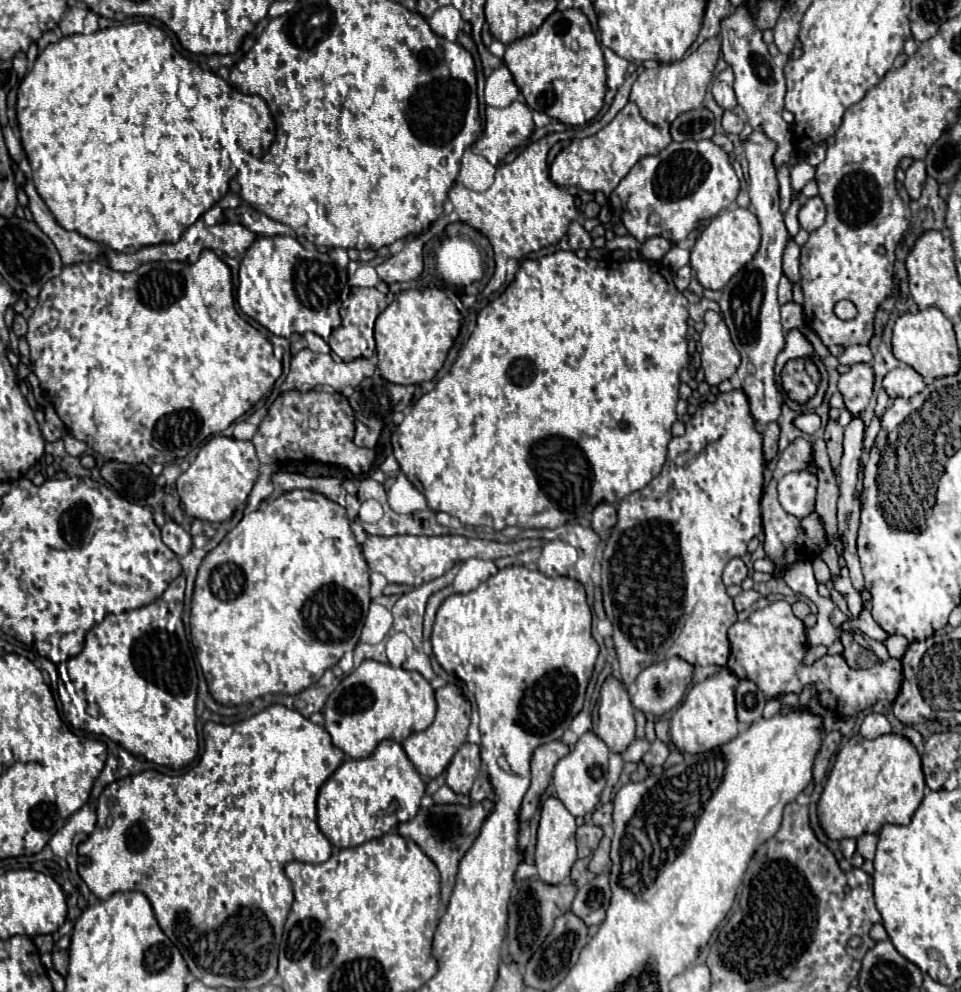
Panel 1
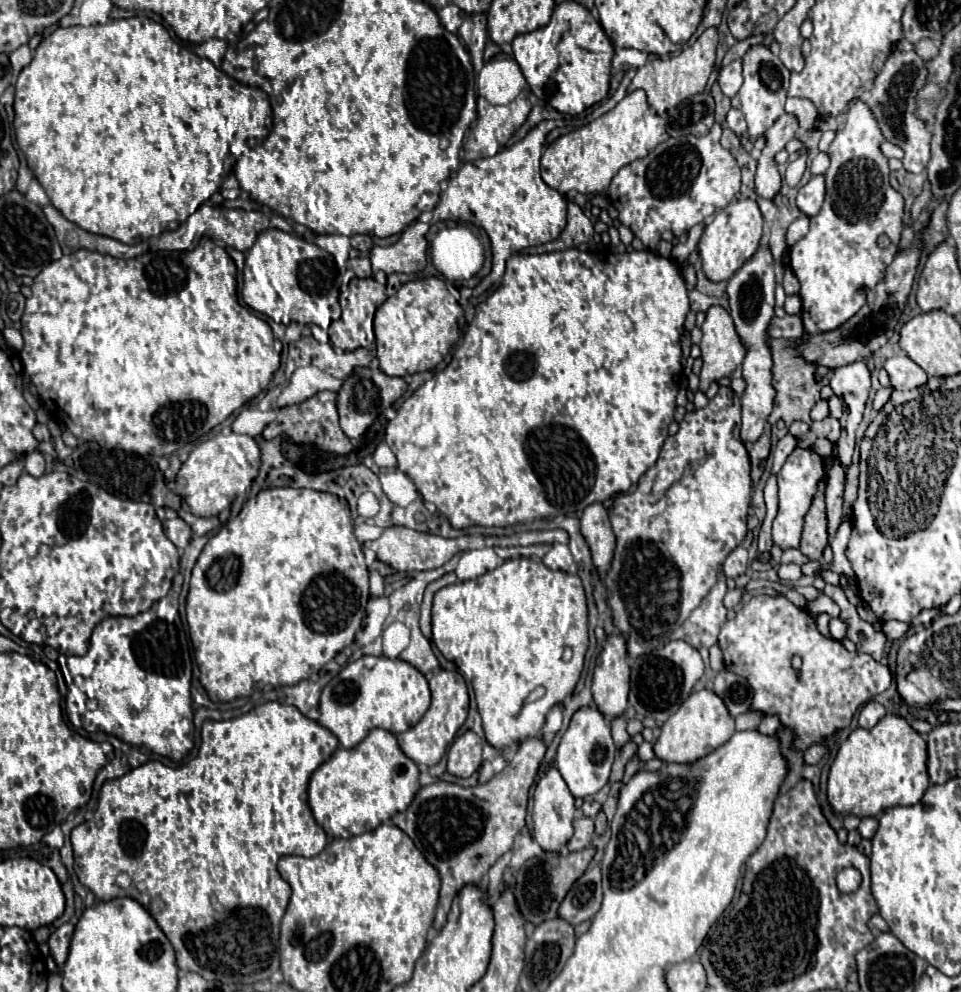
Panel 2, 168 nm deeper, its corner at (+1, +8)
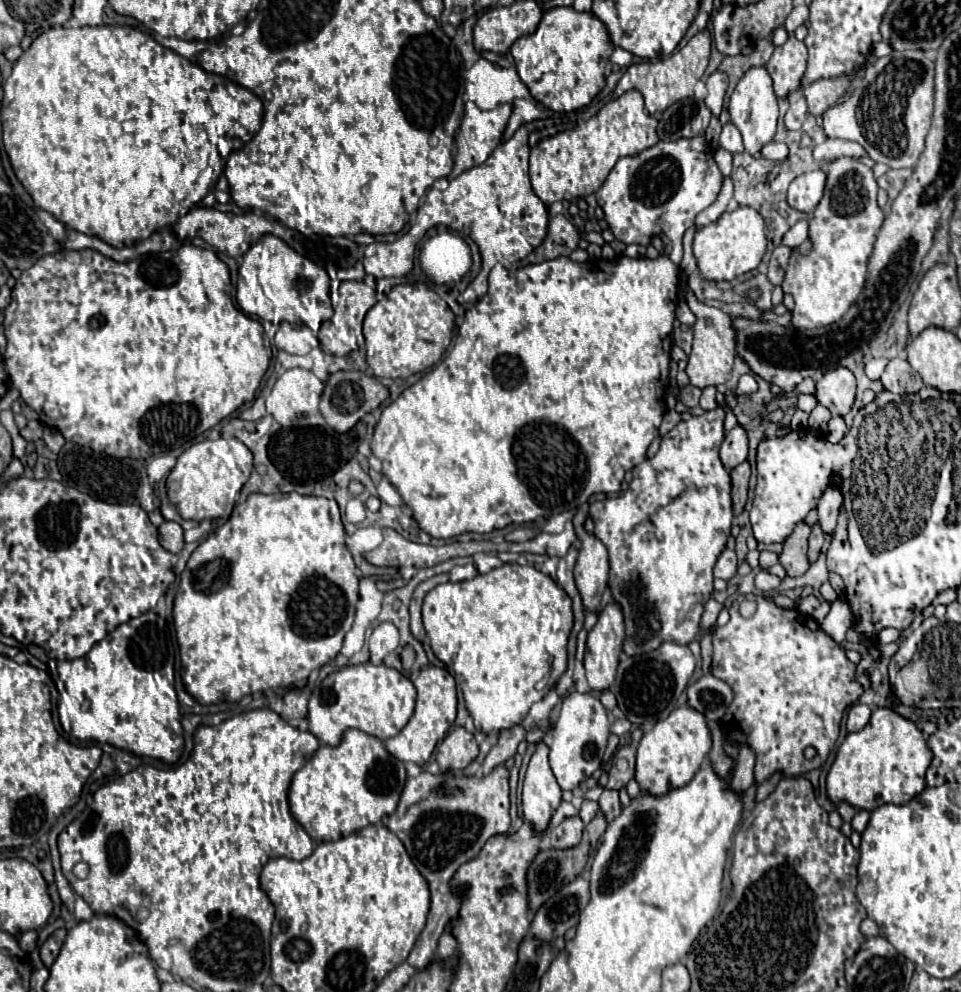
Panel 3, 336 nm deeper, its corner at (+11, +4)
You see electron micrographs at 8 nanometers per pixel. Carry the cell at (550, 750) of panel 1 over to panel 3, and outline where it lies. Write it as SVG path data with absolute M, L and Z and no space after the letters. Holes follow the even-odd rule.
M500 765L496 767L488 777L456 777L452 773L438 773L432 775L428 771L422 771L418 777L408 777L406 787L402 791L398 809L396 809L396 817L400 821L400 833L398 839L404 843L410 859L414 861L416 869L426 877L428 885L430 885L430 893L432 893L432 907L428 913L428 921L424 931L420 933L408 963L416 969L424 969L436 955L436 943L438 937L444 933L444 927L450 923L452 917L458 915L458 909L462 905L462 887L452 887L452 877L458 871L460 865L464 865L466 861L474 859L482 845L498 835L498 833L508 833L510 829L510 785L508 785L508 767Z

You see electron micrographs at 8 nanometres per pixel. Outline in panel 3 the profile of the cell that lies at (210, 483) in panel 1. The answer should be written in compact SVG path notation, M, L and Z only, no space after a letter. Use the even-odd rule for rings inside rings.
M220 424L196 438L180 457L166 479L167 496L184 519L228 518L239 498L242 485L252 473L252 453L236 437L220 436Z

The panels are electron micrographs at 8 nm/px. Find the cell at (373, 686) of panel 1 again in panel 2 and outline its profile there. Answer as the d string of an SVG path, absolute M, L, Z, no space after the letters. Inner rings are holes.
M360 657L346 665L322 689L318 723L330 729L342 747L358 745L370 729L386 729L392 735L404 733L428 711L430 689L426 677L412 665L388 657Z

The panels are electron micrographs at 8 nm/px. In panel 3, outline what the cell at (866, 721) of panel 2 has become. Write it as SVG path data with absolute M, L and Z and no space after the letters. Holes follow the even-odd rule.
M860 703L852 705L848 711L848 723L846 723L848 731L860 731L868 723L870 715L872 715L872 709L868 705L860 705Z

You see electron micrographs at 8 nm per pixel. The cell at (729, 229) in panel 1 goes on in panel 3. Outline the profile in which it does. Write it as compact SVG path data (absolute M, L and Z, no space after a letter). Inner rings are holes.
M738 207L736 211L726 211L716 223L698 229L694 235L694 257L706 281L732 281L736 275L756 269L764 251L764 219L752 207Z

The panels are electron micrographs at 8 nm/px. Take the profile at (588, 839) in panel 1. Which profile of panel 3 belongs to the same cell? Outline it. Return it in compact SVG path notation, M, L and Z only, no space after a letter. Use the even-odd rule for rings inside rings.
M568 817L558 827L550 831L550 841L554 849L570 849L578 845L584 831L584 823L580 817Z

